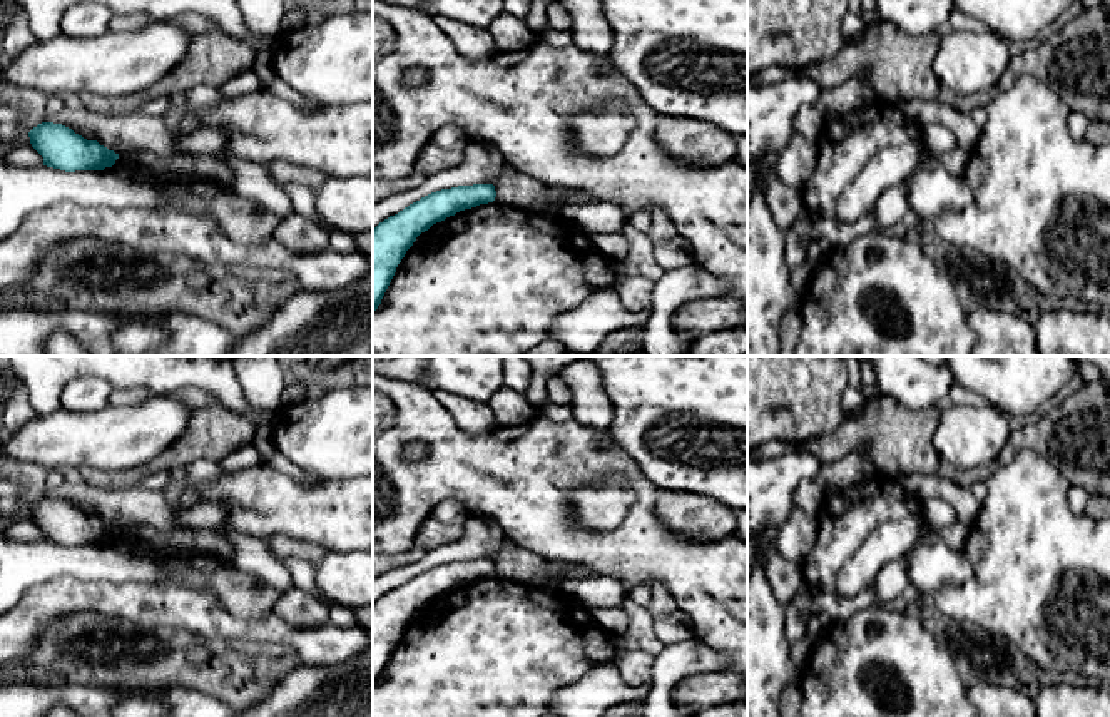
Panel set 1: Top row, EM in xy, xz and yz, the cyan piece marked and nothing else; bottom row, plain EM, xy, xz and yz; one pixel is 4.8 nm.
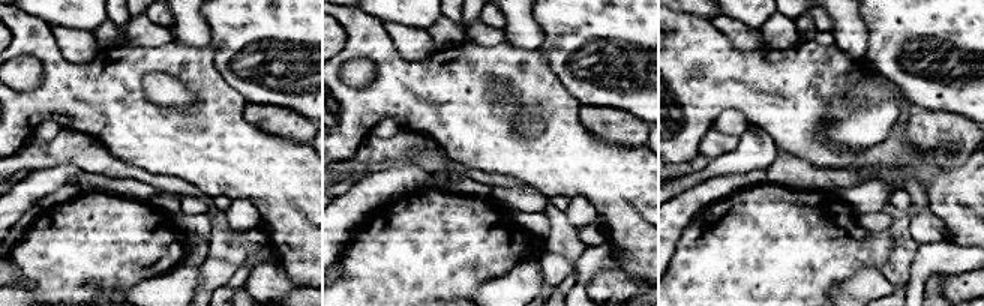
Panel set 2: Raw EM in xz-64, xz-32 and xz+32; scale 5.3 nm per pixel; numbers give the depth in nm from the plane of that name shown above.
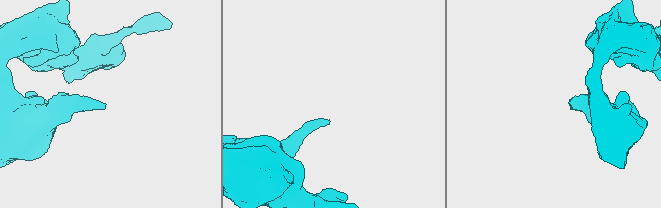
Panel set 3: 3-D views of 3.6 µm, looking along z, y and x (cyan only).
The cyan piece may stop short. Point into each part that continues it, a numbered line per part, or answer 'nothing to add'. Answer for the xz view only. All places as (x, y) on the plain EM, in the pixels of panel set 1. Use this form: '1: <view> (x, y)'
1: xz (512, 562)

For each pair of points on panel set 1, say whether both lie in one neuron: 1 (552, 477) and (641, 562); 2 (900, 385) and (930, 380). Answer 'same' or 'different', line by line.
1: same
2: same

